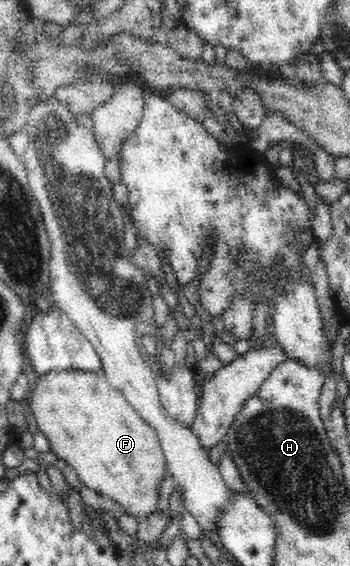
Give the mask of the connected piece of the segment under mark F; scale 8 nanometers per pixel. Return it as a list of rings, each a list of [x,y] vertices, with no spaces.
[[[69,371],[45,375],[36,380],[31,392],[28,406],[38,428],[46,436],[52,452],[76,471],[82,485],[121,503],[137,519],[157,512],[157,489],[165,479],[165,468],[168,467],[158,433],[130,406],[118,388],[111,387],[104,374]]]

